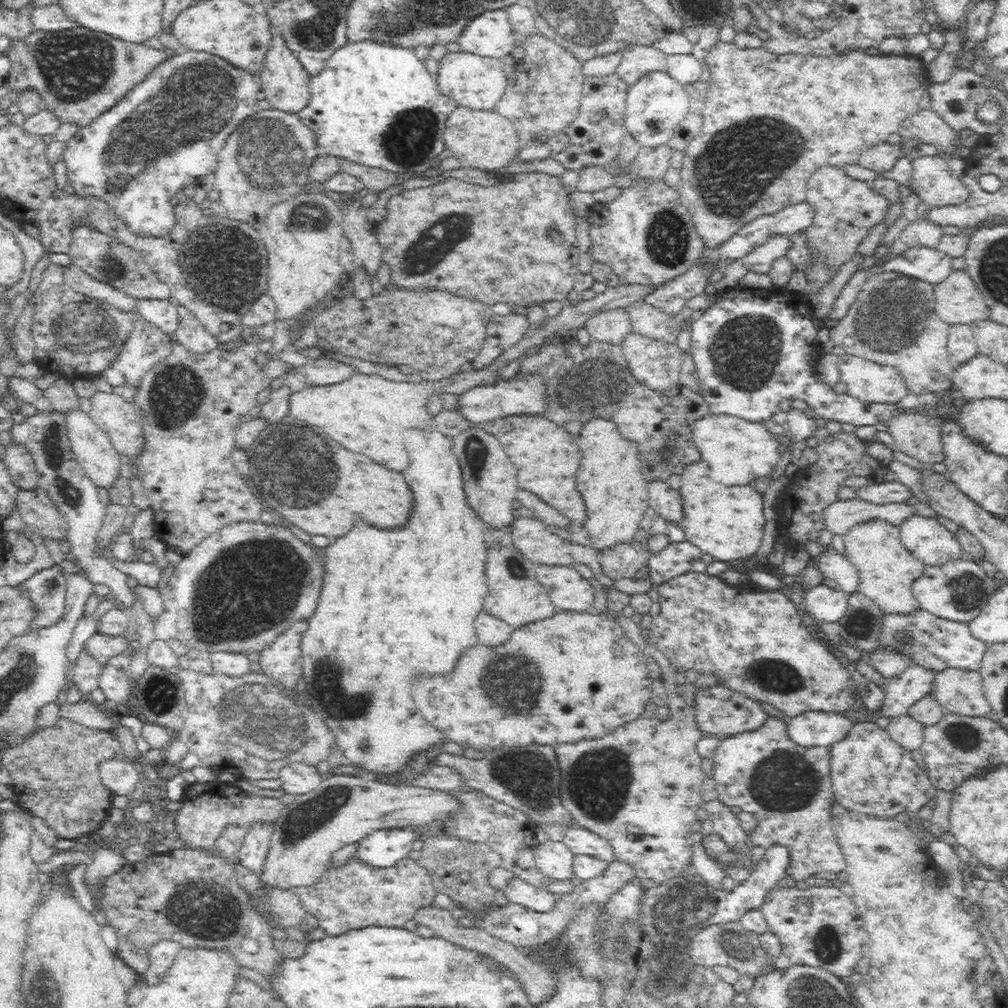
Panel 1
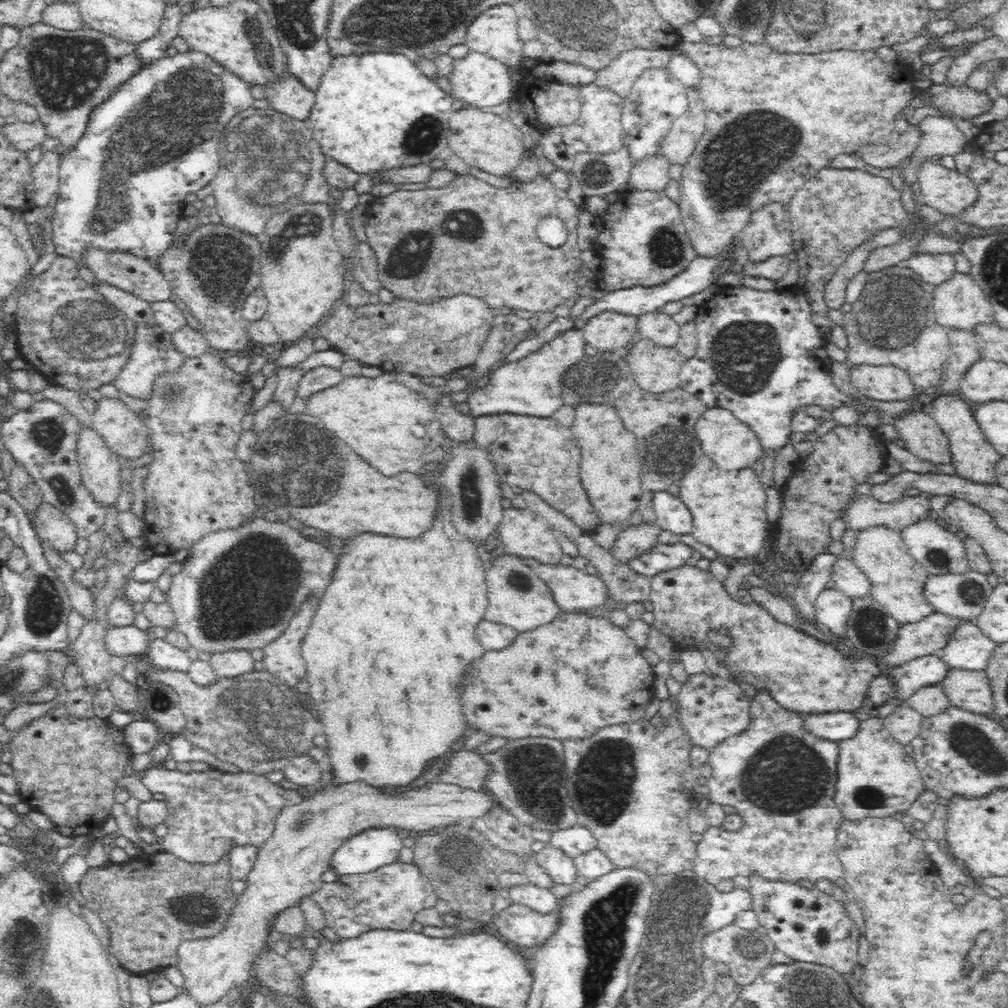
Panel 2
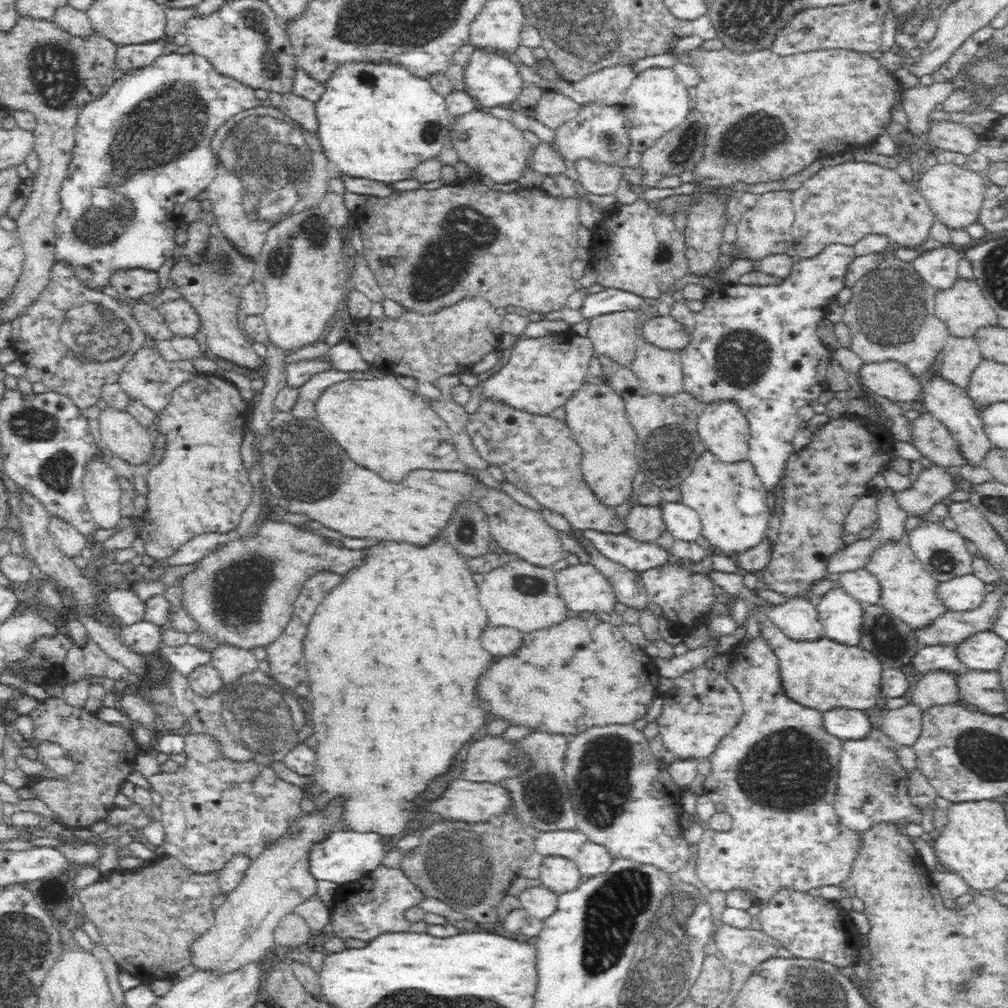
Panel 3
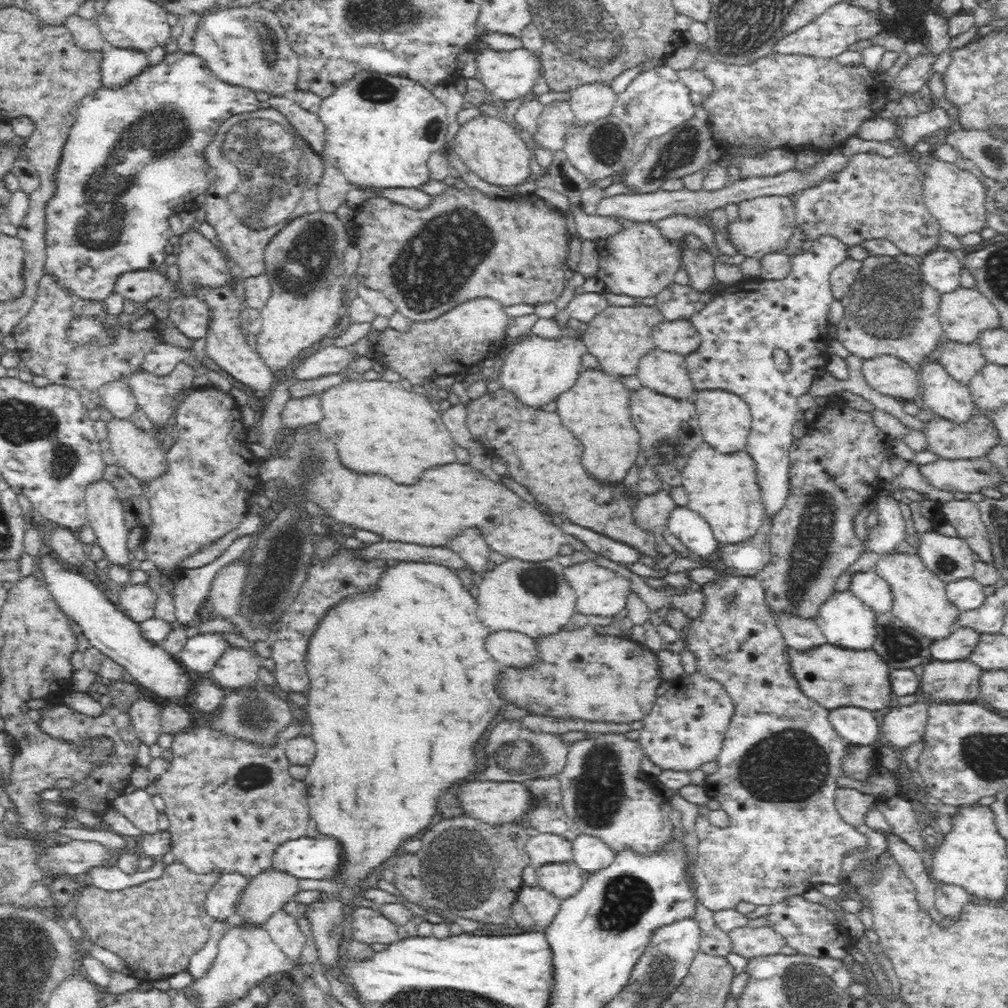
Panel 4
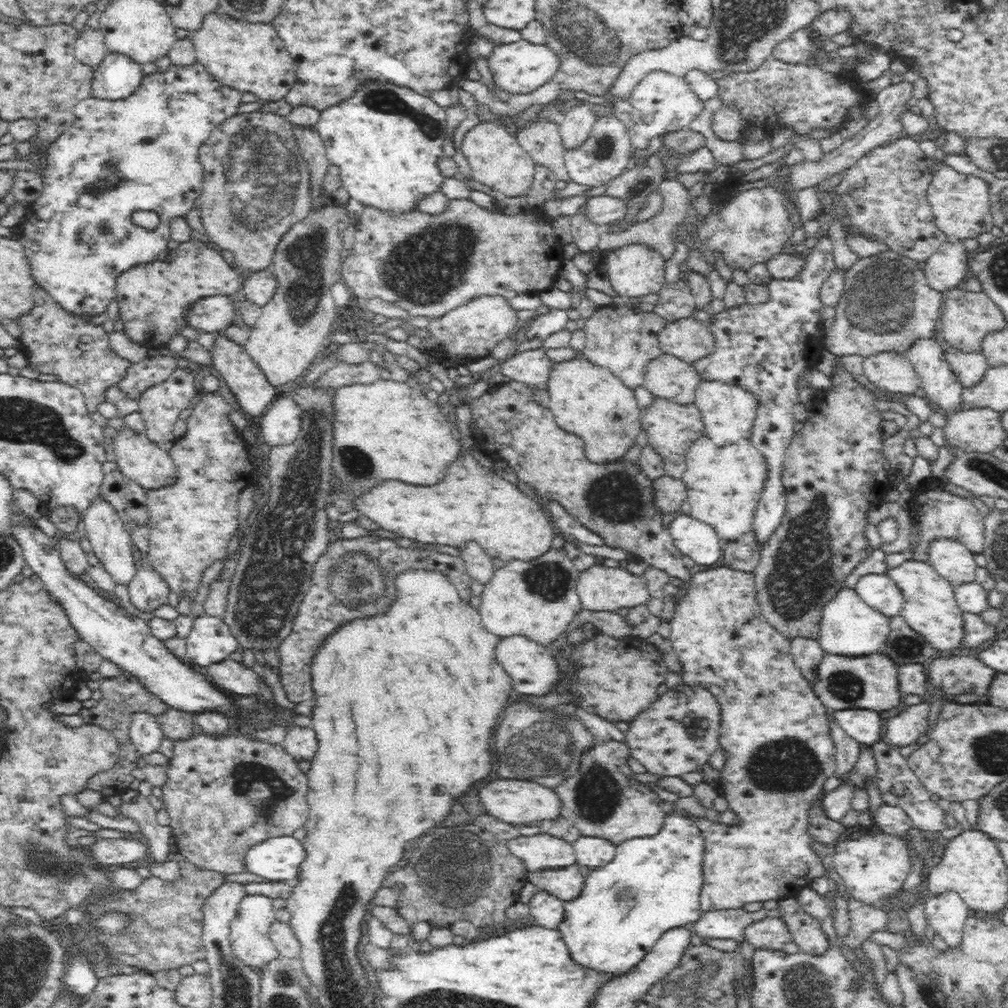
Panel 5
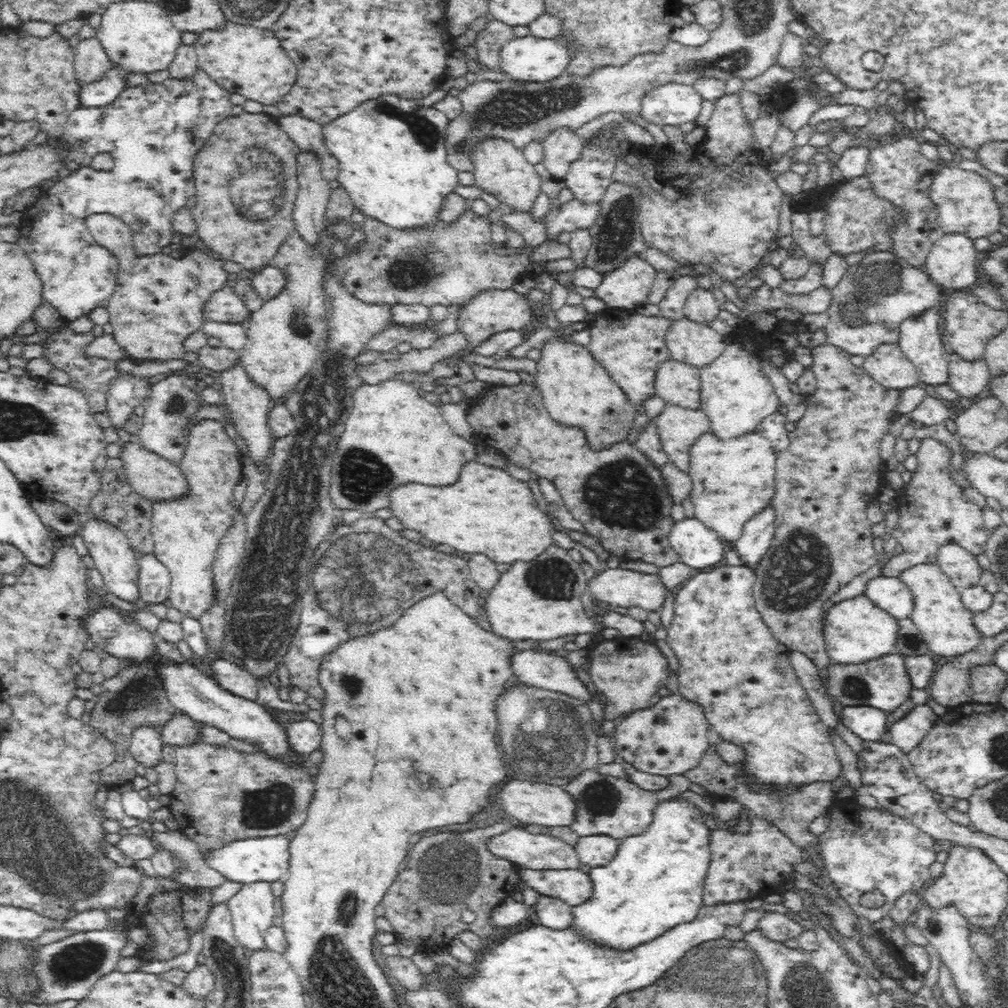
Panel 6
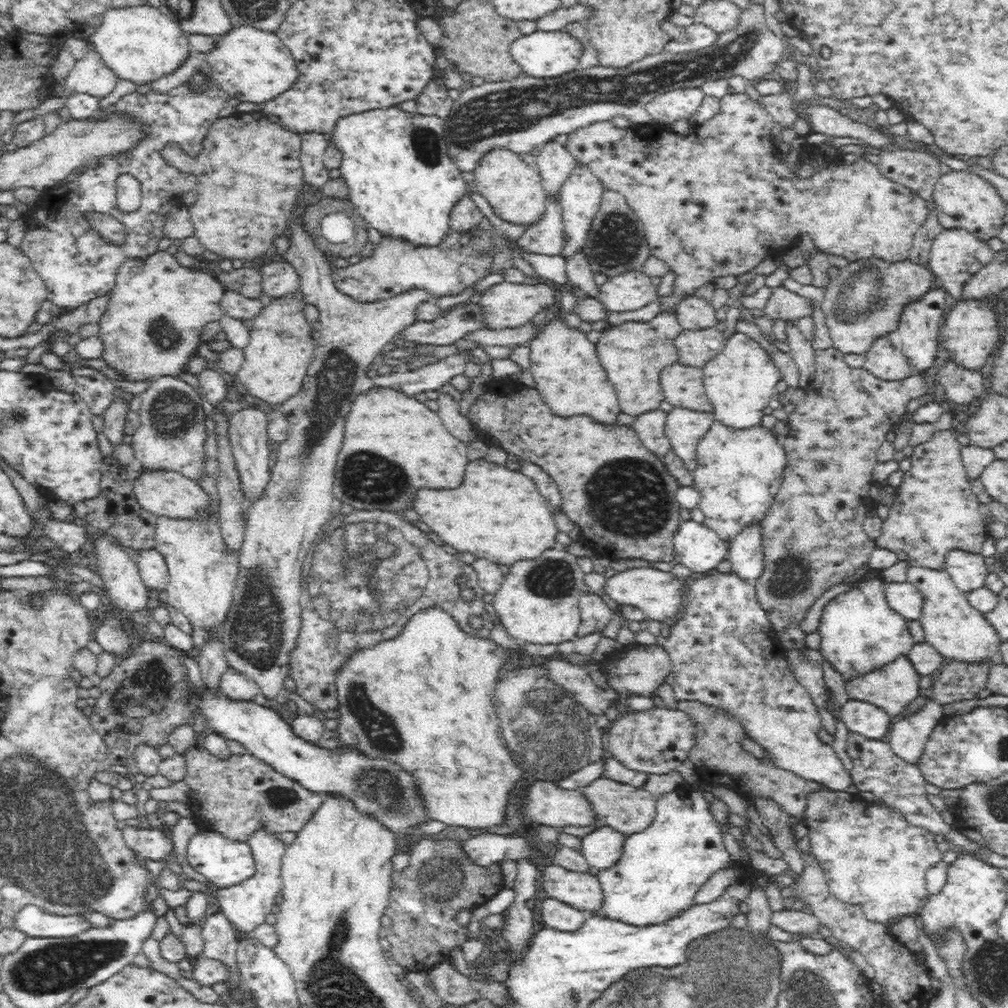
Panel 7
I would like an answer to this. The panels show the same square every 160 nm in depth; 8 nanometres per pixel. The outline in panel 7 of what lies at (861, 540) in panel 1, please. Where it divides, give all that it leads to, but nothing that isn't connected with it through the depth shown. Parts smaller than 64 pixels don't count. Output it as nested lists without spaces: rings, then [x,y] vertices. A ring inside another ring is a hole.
[[[913,565],[906,570],[906,581],[923,597],[919,622],[926,643],[936,648],[943,657],[953,660],[978,662],[998,658],[998,647],[1002,642],[998,633],[990,627],[983,613],[970,606],[967,596],[954,585],[945,570]]]

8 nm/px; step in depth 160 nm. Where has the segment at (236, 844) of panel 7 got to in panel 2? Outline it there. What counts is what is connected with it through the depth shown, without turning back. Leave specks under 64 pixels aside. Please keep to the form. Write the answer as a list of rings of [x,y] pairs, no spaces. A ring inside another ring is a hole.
[[[370,828],[354,836],[334,853],[330,867],[338,875],[366,874],[398,861],[404,848],[402,835],[394,828]]]

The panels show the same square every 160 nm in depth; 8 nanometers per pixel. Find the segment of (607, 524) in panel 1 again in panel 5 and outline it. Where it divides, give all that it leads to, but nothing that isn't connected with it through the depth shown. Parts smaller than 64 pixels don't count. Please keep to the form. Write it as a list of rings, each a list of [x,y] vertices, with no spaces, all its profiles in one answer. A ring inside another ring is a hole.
[[[578,353],[570,361],[557,363],[550,380],[548,380],[548,407],[552,411],[552,419],[559,428],[564,428],[576,436],[580,436],[586,442],[586,458],[594,464],[610,464],[610,462],[622,462],[628,450],[636,444],[636,438],[640,436],[641,411],[638,409],[634,390],[627,387],[622,380],[605,367],[592,364],[582,353]]]

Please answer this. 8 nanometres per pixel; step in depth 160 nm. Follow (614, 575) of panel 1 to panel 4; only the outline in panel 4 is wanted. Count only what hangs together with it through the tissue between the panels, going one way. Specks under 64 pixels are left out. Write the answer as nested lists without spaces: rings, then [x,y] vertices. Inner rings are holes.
[[[667,487],[652,496],[639,496],[632,509],[634,522],[642,530],[653,533],[660,531],[666,526],[669,514],[675,506]]]

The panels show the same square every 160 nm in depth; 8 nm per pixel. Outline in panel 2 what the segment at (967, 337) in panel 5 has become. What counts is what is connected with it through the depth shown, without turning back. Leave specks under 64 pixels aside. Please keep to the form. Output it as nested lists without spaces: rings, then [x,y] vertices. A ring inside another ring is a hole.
[[[956,271],[942,284],[929,288],[929,295],[932,307],[932,320],[945,327],[972,330],[972,328],[978,325],[994,322],[992,320],[992,306],[990,306],[988,298],[982,294],[980,286],[969,273]]]

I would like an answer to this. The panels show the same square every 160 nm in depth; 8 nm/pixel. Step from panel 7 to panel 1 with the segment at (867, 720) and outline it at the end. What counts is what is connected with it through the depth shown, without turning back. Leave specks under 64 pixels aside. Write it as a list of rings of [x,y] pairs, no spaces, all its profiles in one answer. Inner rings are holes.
[[[808,711],[786,718],[787,737],[802,748],[831,747],[844,740],[853,723],[839,713]]]

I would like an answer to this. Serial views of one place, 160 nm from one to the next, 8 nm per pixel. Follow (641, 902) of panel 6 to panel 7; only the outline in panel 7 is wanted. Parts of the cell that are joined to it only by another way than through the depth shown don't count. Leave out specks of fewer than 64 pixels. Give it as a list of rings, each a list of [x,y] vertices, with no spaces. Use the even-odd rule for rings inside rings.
[[[680,789],[658,797],[657,813],[648,828],[627,835],[622,856],[610,868],[601,869],[596,878],[601,884],[602,900],[597,909],[586,912],[590,918],[606,919],[632,928],[657,927],[676,919],[695,904],[700,887],[718,869],[730,864],[730,853],[722,840],[721,825],[708,809],[708,801],[702,793],[693,789]]]

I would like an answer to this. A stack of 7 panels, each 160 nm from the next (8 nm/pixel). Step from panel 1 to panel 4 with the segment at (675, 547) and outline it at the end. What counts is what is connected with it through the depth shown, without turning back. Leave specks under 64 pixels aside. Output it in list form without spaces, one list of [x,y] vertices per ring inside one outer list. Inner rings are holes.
[[[564,519],[560,527],[566,534],[570,534],[581,541],[592,550],[592,552],[608,558],[624,566],[632,566],[644,558],[640,549],[632,547],[618,539],[610,538],[602,533],[591,531],[590,529],[572,524]]]

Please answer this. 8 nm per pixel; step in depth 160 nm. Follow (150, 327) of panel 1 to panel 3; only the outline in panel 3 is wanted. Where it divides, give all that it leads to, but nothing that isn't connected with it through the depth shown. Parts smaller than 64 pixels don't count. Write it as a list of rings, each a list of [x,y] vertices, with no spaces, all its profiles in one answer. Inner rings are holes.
[[[145,334],[143,345],[130,357],[119,375],[117,383],[130,398],[142,402],[155,413],[163,409],[171,399],[174,388],[184,381],[190,380],[196,374],[193,359],[171,361],[162,355],[158,349],[159,341]]]

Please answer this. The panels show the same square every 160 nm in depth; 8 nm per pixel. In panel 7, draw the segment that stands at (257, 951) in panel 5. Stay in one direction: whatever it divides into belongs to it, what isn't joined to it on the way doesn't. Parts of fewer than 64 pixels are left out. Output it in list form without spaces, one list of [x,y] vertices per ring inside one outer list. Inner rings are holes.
[[[264,830],[254,832],[248,840],[250,847],[253,849],[254,857],[257,860],[256,876],[244,880],[240,884],[216,890],[216,897],[220,901],[220,909],[234,928],[244,934],[252,934],[260,924],[266,922],[266,916],[275,912],[278,905],[278,898],[281,892],[281,862],[286,851],[287,845],[274,834]]]

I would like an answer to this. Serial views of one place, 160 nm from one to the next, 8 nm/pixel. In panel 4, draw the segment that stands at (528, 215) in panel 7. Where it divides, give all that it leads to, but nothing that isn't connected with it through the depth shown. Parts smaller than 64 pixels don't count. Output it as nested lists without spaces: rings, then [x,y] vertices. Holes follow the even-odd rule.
[[[481,115],[466,120],[466,124],[462,124],[458,128],[457,136],[454,136],[452,152],[464,161],[470,172],[490,184],[517,186],[524,183],[531,174],[530,148],[526,146],[526,140],[522,140],[516,129],[503,118]]]

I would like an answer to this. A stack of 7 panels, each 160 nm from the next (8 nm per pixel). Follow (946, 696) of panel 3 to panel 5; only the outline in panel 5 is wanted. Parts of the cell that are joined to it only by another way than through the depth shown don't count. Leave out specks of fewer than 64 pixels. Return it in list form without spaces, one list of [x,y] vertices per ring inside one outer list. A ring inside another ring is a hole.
[[[972,655],[935,657],[928,662],[925,673],[928,687],[940,690],[943,696],[976,694],[987,698],[990,683],[997,674]]]

